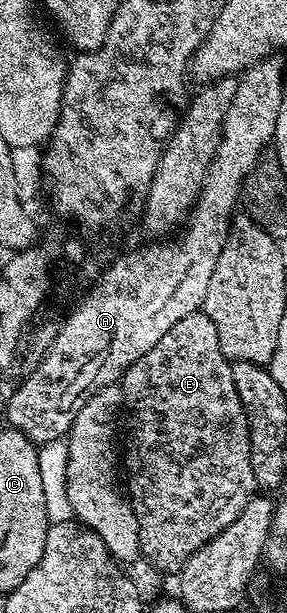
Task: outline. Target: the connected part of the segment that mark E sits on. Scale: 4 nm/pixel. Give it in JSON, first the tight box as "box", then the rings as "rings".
{"box":[120,312,256,572],"rings":[[[201,312],[192,316],[184,316],[184,320],[172,324],[164,336],[160,336],[160,341],[155,344],[149,352],[144,352],[132,368],[128,368],[120,379],[123,392],[124,414],[126,418],[126,454],[124,450],[124,490],[129,497],[131,508],[136,514],[136,521],[139,525],[139,548],[141,557],[147,558],[159,572],[166,570],[181,571],[186,561],[208,540],[212,540],[240,512],[244,512],[244,504],[248,504],[250,498],[255,497],[256,483],[252,476],[252,452],[250,451],[250,429],[248,428],[248,416],[240,404],[240,396],[236,396],[236,380],[232,380],[232,363],[229,358],[220,352],[220,336],[216,336],[216,324],[207,314]]]}

